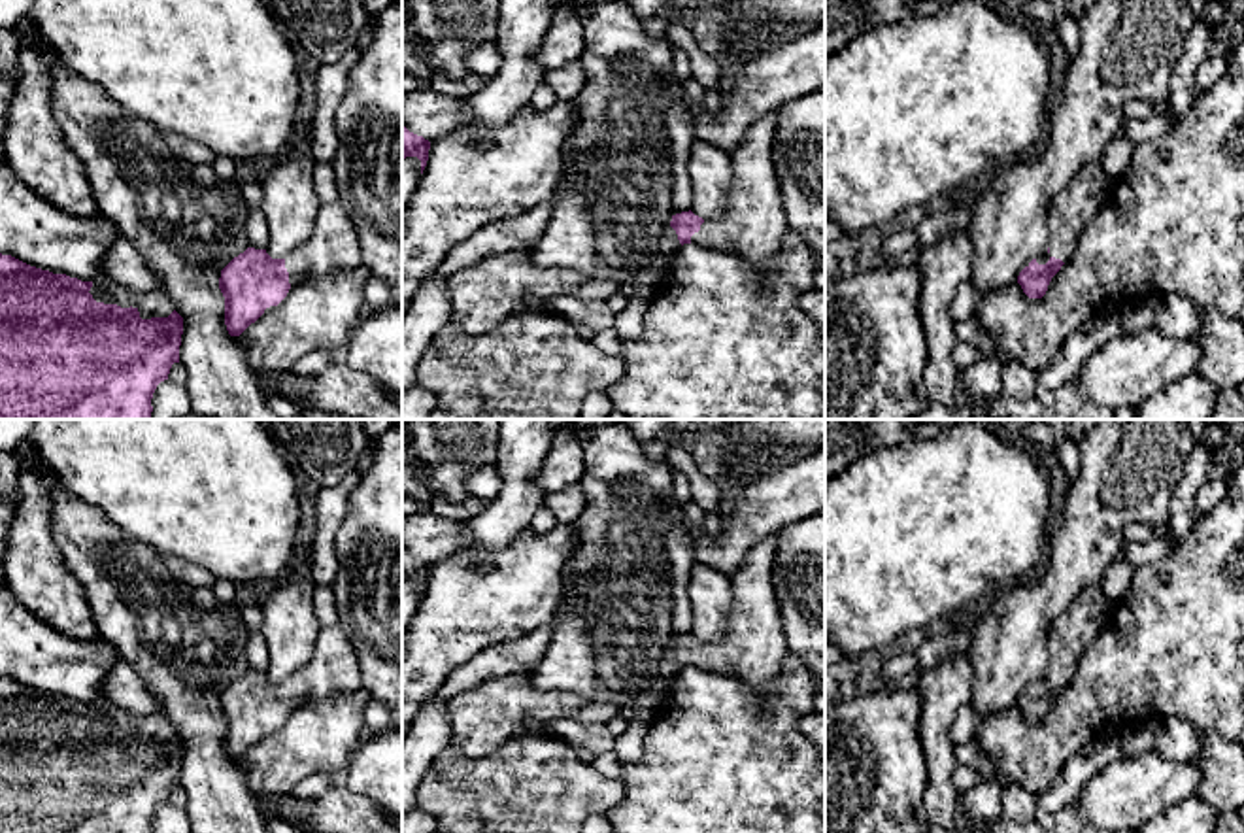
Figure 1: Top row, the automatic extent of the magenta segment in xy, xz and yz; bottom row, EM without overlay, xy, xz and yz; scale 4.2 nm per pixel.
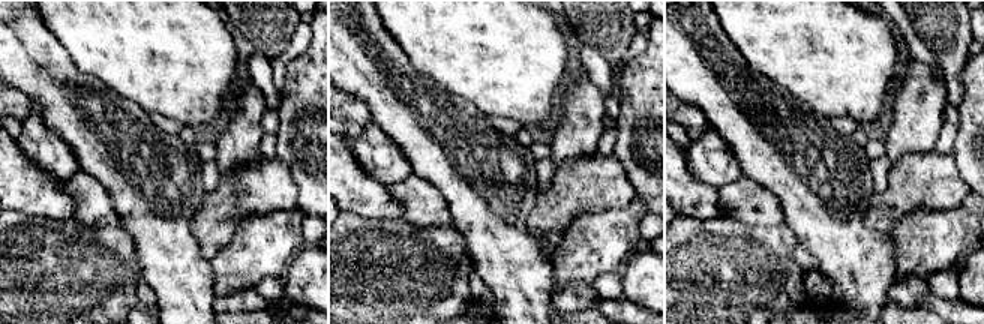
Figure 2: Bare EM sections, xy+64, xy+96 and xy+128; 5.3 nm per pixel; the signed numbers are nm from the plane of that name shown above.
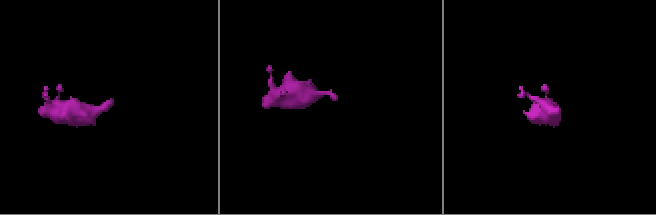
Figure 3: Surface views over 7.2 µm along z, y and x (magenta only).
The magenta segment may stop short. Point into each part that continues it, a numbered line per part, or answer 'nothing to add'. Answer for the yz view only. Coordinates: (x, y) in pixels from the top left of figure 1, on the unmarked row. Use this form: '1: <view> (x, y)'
1: yz (1073, 633)

